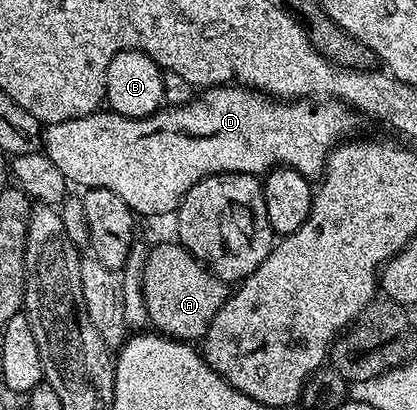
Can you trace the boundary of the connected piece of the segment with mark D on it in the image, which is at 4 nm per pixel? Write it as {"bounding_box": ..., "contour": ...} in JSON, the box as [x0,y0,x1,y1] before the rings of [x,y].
{"bounding_box":[43,84,359,218],"contour":[[[230,84],[228,86],[211,86],[205,89],[202,89],[200,93],[198,93],[190,102],[187,104],[183,104],[182,106],[171,106],[166,105],[164,108],[156,110],[154,114],[151,116],[147,116],[146,118],[128,118],[127,116],[123,116],[122,114],[115,114],[110,112],[108,109],[102,108],[97,111],[96,114],[88,114],[87,116],[79,116],[75,120],[63,120],[62,122],[50,122],[48,125],[44,127],[43,130],[43,153],[50,158],[51,162],[55,164],[56,168],[59,168],[59,171],[63,174],[69,184],[81,186],[80,188],[88,188],[94,190],[95,188],[107,188],[111,192],[115,192],[115,196],[119,196],[119,200],[123,200],[123,204],[127,204],[133,210],[134,215],[141,216],[141,214],[146,214],[147,217],[153,218],[156,214],[169,214],[172,215],[177,209],[181,206],[181,202],[187,196],[187,192],[191,189],[195,184],[199,184],[199,180],[203,180],[204,178],[209,178],[213,174],[251,174],[254,176],[264,175],[266,172],[270,170],[275,170],[279,166],[290,166],[292,170],[295,172],[299,172],[303,177],[308,178],[310,180],[316,179],[318,175],[324,171],[325,168],[325,159],[329,157],[329,153],[340,143],[346,141],[354,133],[353,129],[357,126],[357,118],[359,119],[358,111],[348,107],[344,102],[339,102],[336,100],[321,100],[321,101],[313,101],[313,100],[278,100],[276,98],[271,98],[267,94],[261,93],[260,90],[251,90],[248,86],[239,86],[236,84]]]}

